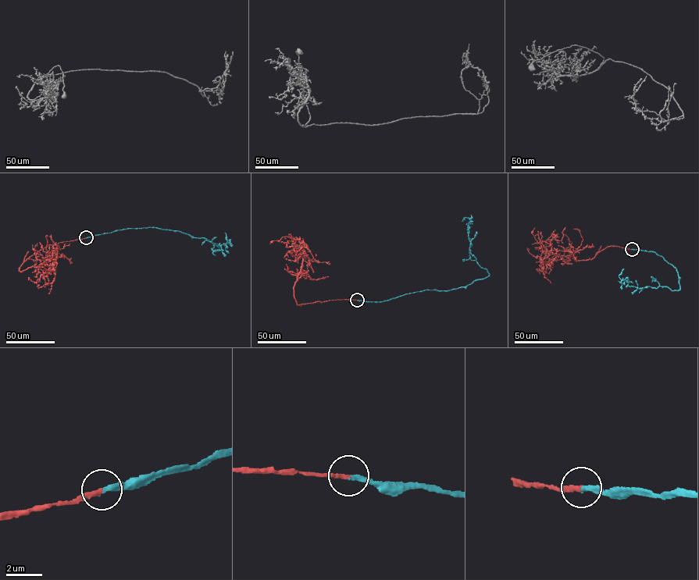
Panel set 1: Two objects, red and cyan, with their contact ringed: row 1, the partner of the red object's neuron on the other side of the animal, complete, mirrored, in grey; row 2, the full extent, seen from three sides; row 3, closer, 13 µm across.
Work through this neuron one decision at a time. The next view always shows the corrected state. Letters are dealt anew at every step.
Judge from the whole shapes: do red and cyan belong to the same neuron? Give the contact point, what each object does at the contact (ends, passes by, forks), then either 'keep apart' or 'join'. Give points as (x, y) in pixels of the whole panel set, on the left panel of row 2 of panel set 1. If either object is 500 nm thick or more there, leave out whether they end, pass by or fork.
place (86, 237); red ends; cyan ends; join

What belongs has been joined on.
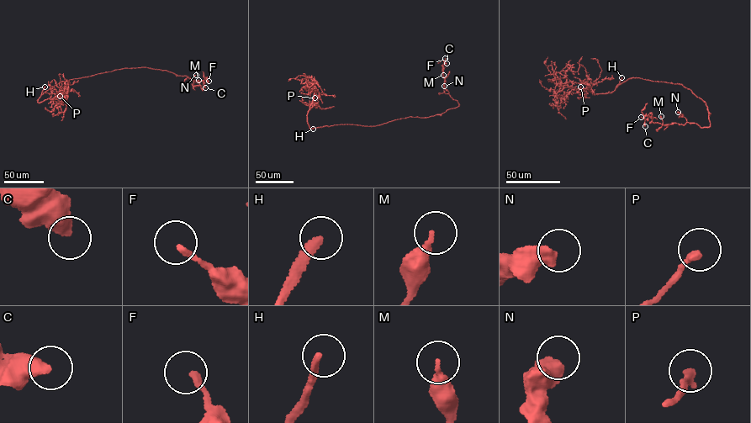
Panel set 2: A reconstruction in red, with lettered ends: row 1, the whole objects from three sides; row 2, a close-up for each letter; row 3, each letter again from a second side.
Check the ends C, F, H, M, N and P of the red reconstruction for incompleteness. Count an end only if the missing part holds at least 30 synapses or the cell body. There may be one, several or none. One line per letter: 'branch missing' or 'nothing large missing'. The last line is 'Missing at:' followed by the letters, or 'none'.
C: nothing large missing
F: nothing large missing
H: branch missing
M: nothing large missing
N: nothing large missing
P: branch missing
Missing at: H, P

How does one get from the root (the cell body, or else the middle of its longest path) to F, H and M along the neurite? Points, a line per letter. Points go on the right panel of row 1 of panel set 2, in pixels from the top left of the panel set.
F: (670, 83), (682, 84), (705, 102), (710, 126), (687, 122), (663, 125), (653, 123), (648, 114), (641, 117)
H: (670, 83), (633, 77), (616, 87), (621, 77)
M: (670, 83), (682, 84), (705, 102), (711, 124), (663, 125), (661, 116)

